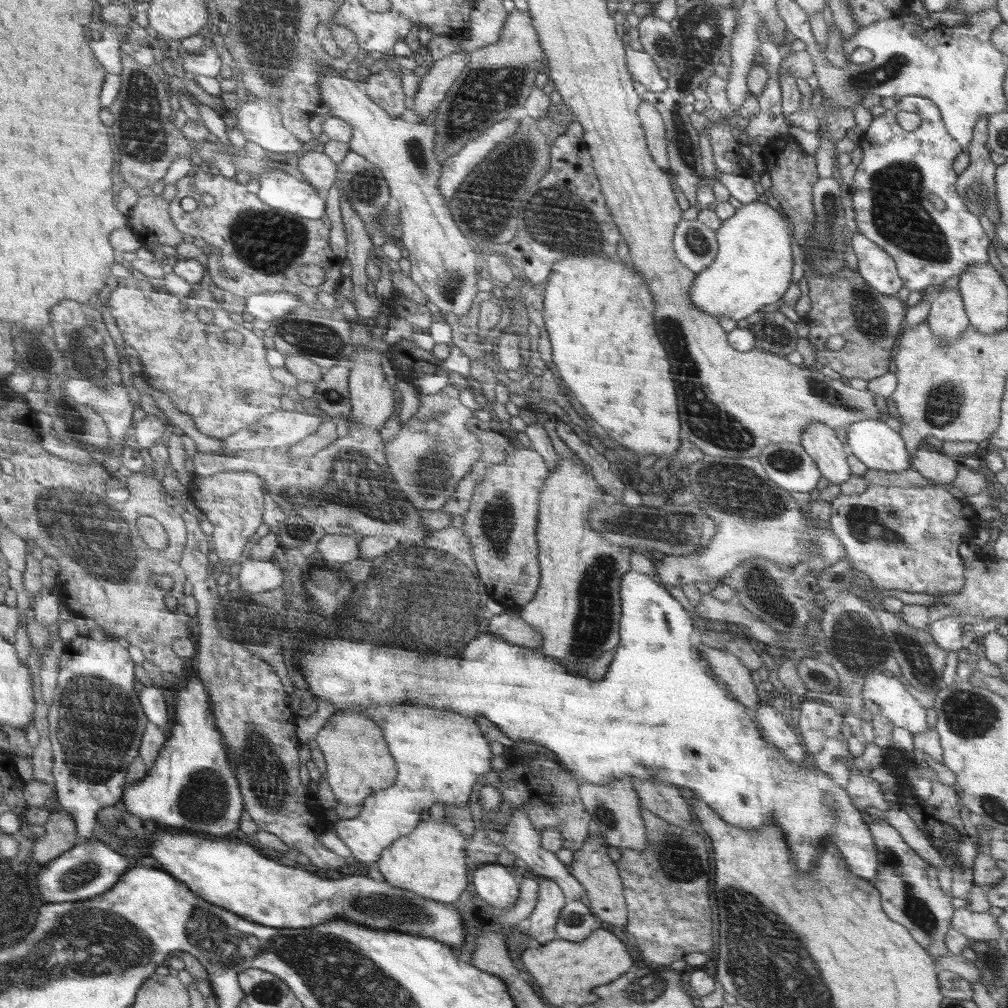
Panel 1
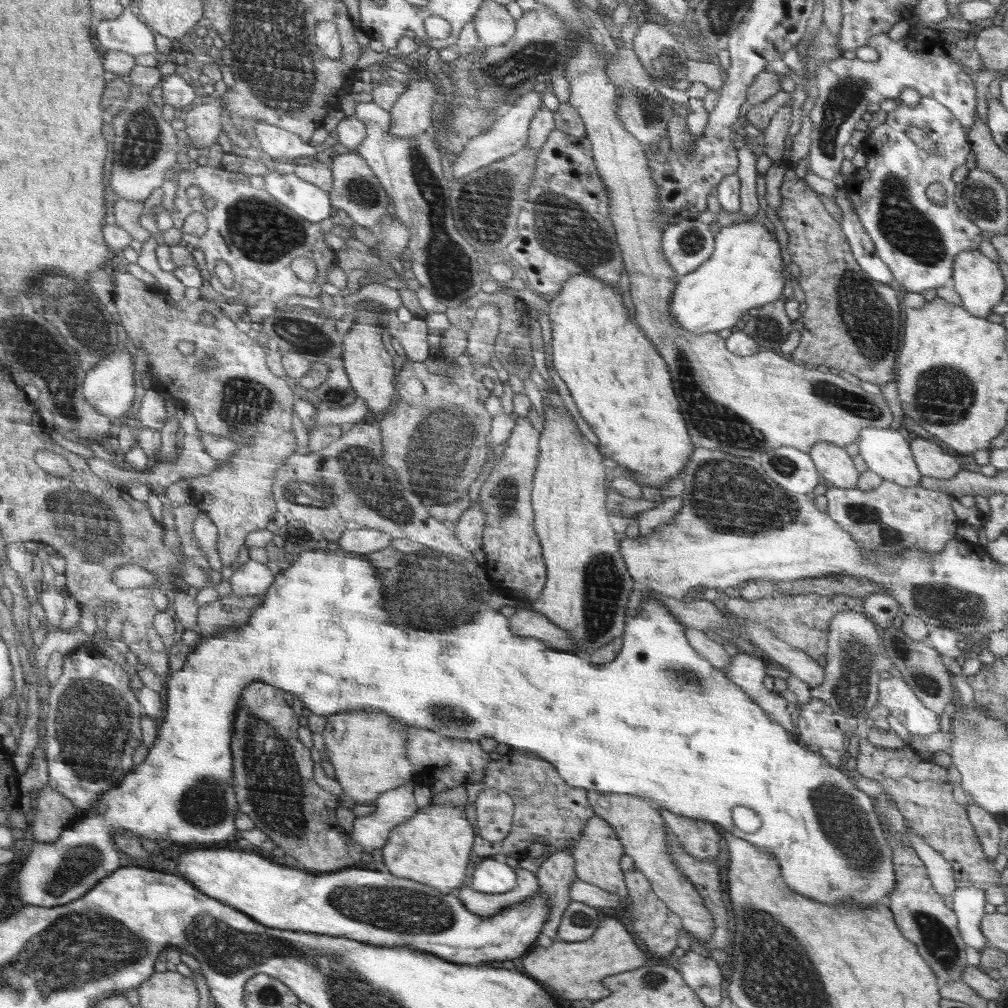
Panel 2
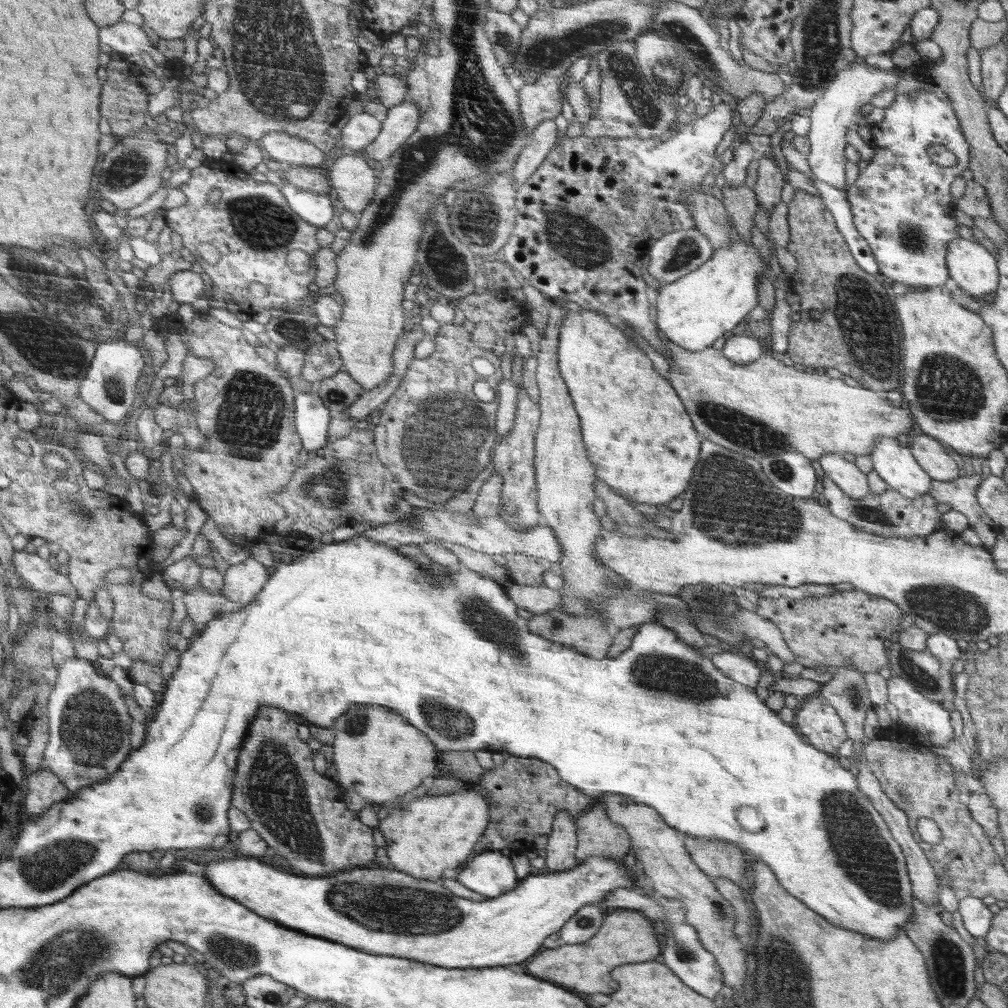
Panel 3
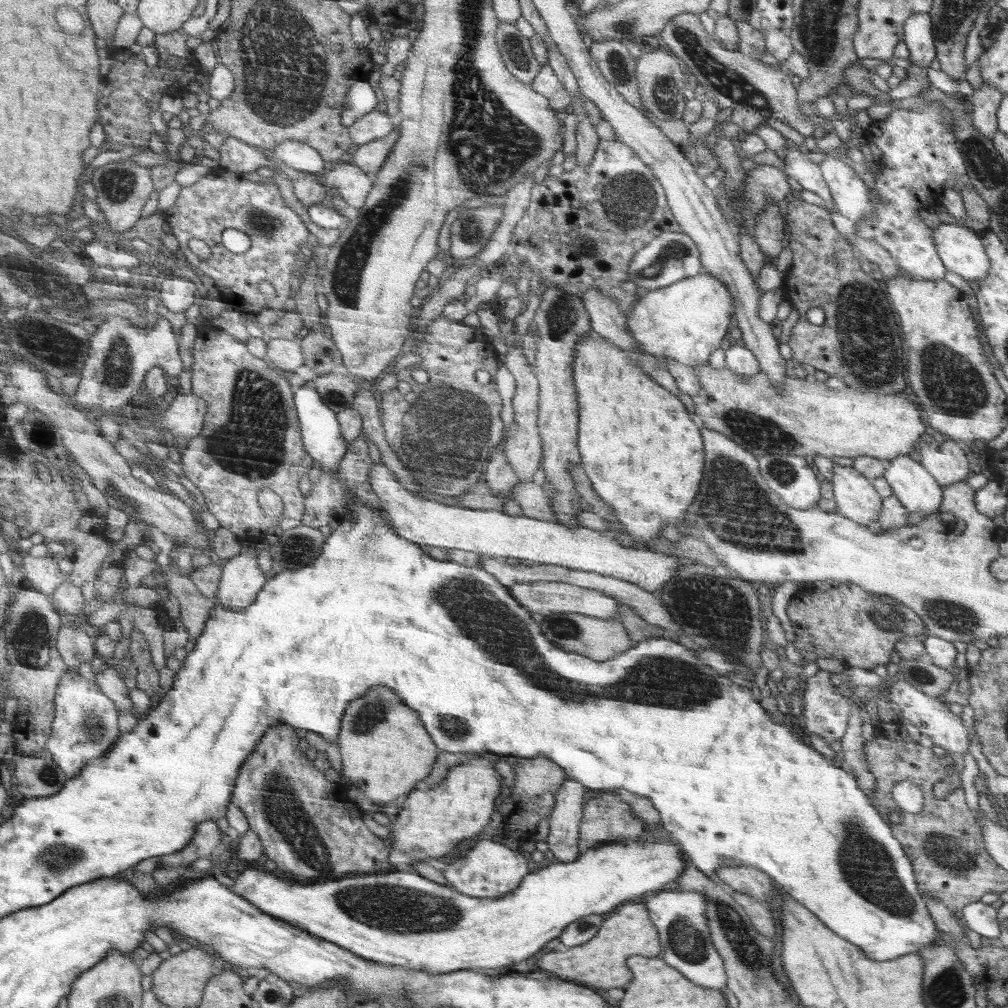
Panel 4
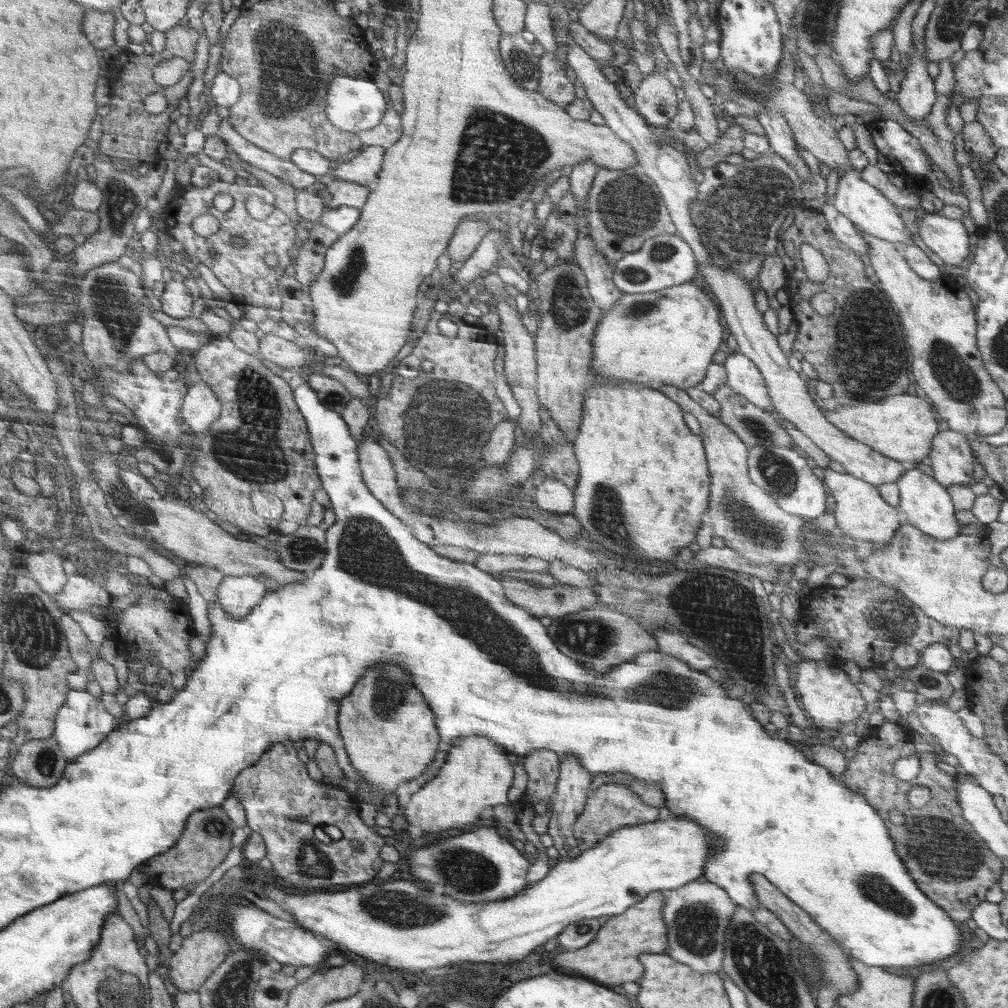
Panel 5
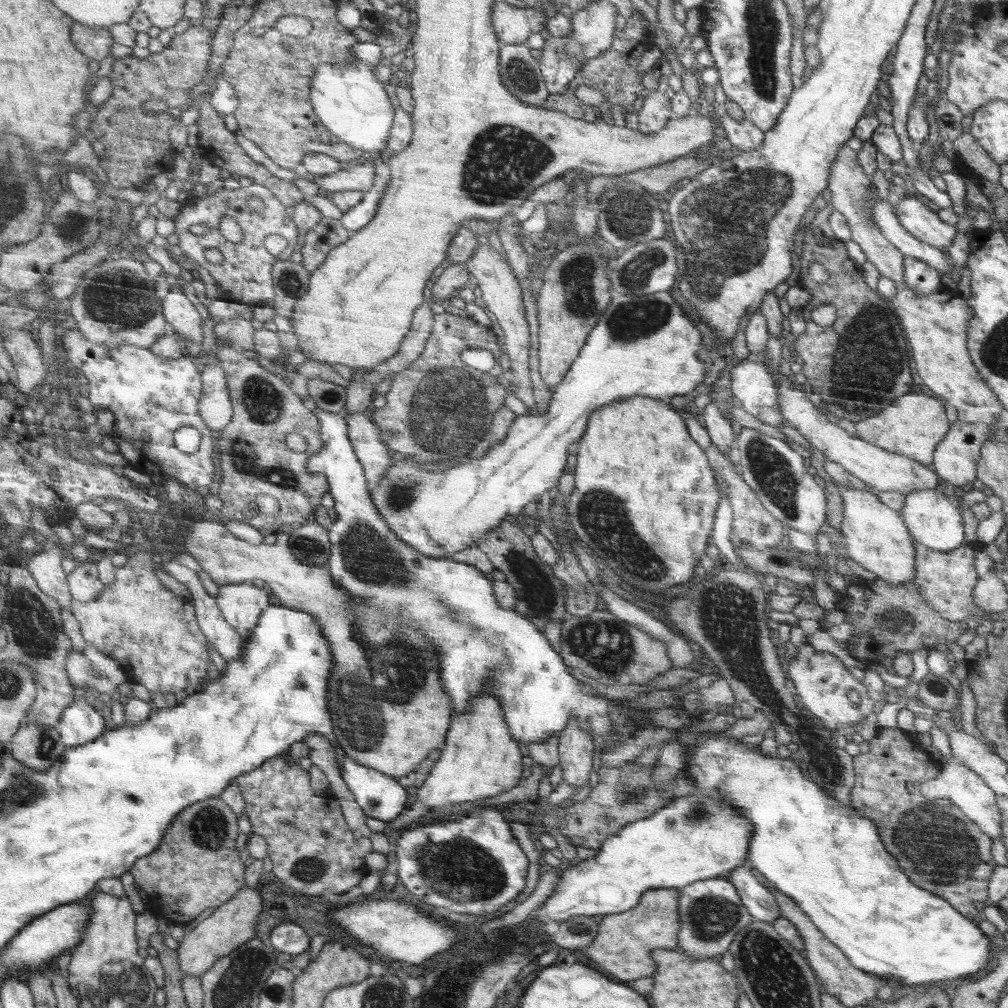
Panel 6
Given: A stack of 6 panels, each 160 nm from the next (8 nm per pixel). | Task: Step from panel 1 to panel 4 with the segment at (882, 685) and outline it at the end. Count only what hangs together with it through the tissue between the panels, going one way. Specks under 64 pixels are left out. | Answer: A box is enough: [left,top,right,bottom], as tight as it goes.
[883,676,970,759]

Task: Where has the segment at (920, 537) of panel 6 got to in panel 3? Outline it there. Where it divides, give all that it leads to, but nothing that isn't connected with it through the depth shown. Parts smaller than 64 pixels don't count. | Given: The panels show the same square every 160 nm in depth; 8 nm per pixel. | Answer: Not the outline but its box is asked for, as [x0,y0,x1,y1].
[869,436,932,498]

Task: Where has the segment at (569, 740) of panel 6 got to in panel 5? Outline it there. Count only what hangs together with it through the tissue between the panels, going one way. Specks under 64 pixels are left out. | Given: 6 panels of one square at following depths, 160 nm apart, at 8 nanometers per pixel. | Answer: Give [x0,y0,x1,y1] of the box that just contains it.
[547,755,592,860]

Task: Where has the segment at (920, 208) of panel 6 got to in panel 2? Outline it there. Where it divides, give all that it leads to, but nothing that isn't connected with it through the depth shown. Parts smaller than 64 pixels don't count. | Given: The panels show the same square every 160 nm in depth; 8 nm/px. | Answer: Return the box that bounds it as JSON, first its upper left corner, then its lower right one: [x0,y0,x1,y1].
[954,252,1006,318]

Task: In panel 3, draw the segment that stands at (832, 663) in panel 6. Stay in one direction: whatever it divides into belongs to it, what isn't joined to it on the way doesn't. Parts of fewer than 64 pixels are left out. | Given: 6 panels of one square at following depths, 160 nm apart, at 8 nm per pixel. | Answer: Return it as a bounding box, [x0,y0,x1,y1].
[794,695,848,754]

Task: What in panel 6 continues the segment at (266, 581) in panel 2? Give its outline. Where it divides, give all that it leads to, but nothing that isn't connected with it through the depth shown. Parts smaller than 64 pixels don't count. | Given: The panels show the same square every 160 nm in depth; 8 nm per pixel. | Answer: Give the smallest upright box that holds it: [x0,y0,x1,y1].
[215,581,268,639]

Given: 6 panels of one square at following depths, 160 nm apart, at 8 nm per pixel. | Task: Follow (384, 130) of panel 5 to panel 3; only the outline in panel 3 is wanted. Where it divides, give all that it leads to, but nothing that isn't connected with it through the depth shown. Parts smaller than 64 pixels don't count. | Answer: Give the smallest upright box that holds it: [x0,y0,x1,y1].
[339,112,381,153]

